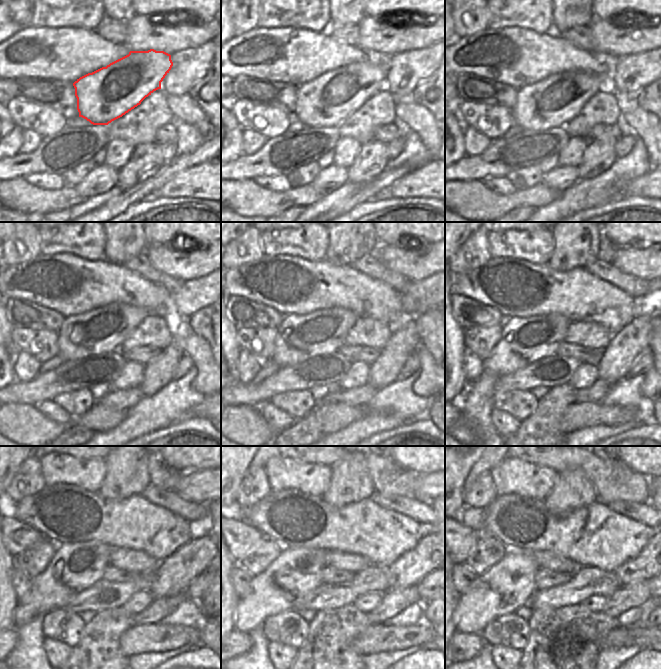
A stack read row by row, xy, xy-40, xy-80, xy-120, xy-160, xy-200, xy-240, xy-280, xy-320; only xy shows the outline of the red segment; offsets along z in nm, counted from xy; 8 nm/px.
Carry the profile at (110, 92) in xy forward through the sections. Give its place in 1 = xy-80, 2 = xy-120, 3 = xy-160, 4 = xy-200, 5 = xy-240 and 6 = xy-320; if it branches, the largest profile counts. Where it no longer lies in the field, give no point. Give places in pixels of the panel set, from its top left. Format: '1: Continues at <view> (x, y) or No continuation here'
1: Continues at xy-80 (553, 101)
2: Continues at xy-120 (104, 329)
3: Continues at xy-160 (299, 337)
4: Continues at xy-200 (524, 340)
5: Continues at xy-240 (74, 567)
6: Continues at xy-320 (510, 584)

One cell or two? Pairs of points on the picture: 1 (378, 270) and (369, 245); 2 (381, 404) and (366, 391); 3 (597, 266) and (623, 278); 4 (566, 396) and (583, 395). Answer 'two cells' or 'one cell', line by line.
1: two cells
2: two cells
3: one cell
4: two cells

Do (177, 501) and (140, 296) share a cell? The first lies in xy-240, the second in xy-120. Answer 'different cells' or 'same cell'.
different cells

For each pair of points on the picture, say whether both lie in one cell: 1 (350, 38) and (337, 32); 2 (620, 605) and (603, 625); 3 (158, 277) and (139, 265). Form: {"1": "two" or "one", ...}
{"1": "one", "2": "two", "3": "one"}

